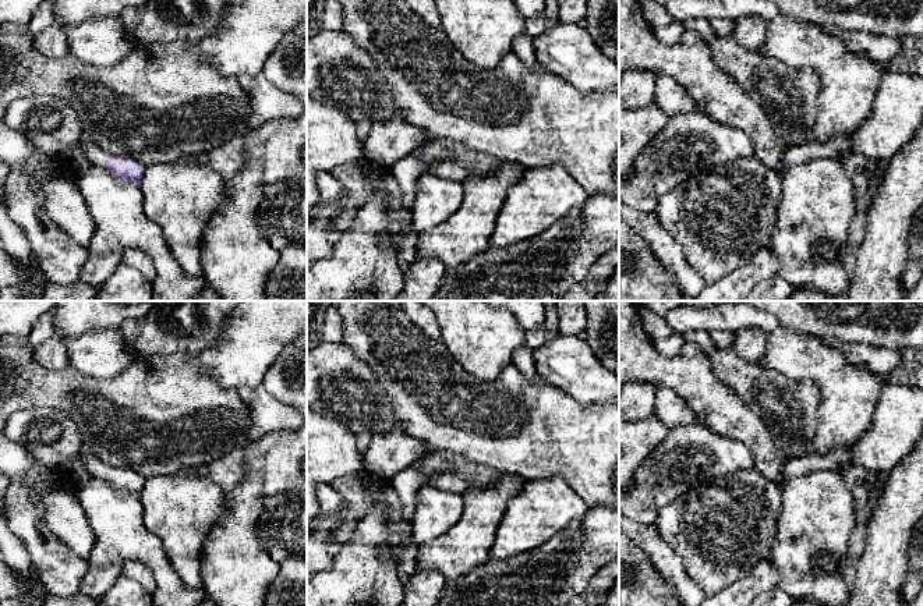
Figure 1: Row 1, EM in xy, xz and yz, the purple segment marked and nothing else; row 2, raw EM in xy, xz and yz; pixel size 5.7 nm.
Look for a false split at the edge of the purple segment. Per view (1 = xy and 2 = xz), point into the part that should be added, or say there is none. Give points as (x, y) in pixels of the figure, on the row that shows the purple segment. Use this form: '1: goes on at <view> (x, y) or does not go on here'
1: goes on at xy (96, 156)
2: goes on at xz (406, 172)

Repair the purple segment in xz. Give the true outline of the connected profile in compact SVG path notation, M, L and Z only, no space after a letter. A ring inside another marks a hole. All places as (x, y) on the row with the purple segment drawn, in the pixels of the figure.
M421 148L409 156L399 160L395 166L390 167L392 176L396 178L397 184L402 188L402 209L399 216L404 219L411 215L411 205L414 196L414 182L418 176L422 173L422 164L420 162Z

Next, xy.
M85 141L85 155L92 166L106 169L116 180L141 185L145 173L145 166L141 163L130 157L109 155L89 141Z

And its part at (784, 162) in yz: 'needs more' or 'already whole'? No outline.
needs more

